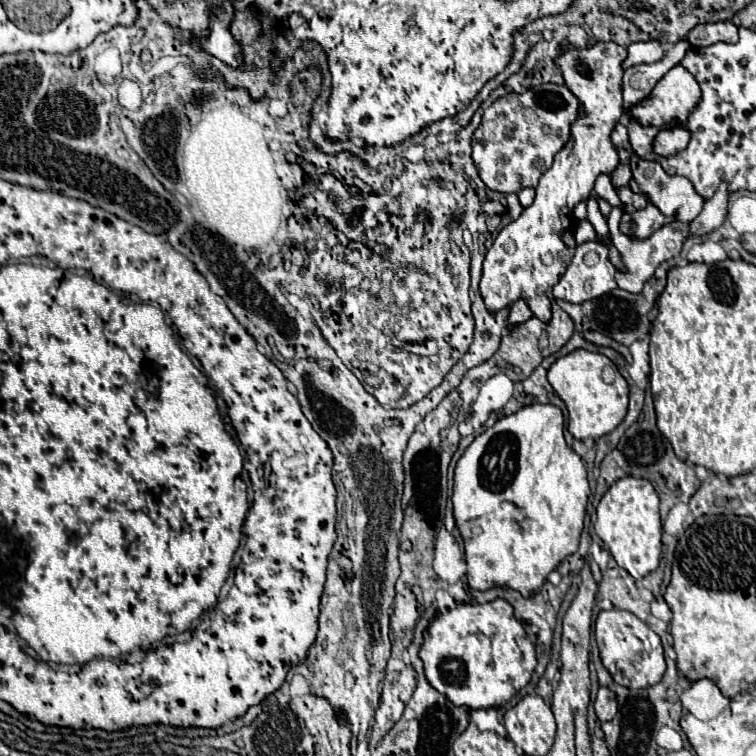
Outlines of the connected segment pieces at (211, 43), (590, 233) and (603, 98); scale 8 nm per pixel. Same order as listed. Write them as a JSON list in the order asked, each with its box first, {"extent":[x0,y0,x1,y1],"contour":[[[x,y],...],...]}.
[{"extent":[204,4,240,66],"contour":[[[224,4],[222,10],[216,12],[216,18],[210,26],[212,32],[210,32],[208,40],[204,40],[204,50],[216,58],[228,62],[230,66],[238,66],[236,54],[240,52],[240,48],[228,30],[230,18],[232,18],[232,8],[230,8],[230,4]]]},{"extent":[574,220,598,244],"contour":[[[580,220],[580,222],[578,222],[576,232],[574,232],[574,238],[576,238],[578,244],[590,242],[590,240],[598,240],[598,238],[596,238],[596,232],[594,232],[594,228],[592,228],[592,224],[590,224],[588,220]]]},{"extent":[480,42,626,322],"contour":[[[598,42],[590,48],[574,48],[572,44],[568,44],[568,46],[562,46],[560,56],[554,58],[554,64],[558,64],[568,90],[580,100],[584,116],[578,116],[578,120],[572,124],[568,144],[554,156],[552,168],[542,174],[540,184],[536,188],[534,202],[528,208],[524,208],[524,212],[520,214],[518,220],[510,222],[496,236],[494,244],[486,252],[484,272],[482,272],[482,280],[480,280],[480,294],[490,312],[496,312],[504,306],[510,306],[518,298],[524,298],[534,316],[538,316],[542,322],[550,320],[550,298],[544,292],[552,290],[552,286],[558,282],[560,274],[566,270],[566,266],[570,262],[570,250],[560,240],[560,234],[572,226],[572,210],[578,202],[590,198],[596,178],[600,174],[610,174],[620,164],[618,150],[614,148],[614,144],[610,140],[610,132],[624,112],[624,104],[622,104],[622,72],[624,72],[622,62],[624,60],[626,60],[626,48],[620,44],[614,44],[614,42]]]}]

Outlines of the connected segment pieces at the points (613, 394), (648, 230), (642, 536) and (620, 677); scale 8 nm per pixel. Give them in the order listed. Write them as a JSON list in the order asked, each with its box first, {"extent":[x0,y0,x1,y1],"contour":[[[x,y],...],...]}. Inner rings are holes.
[{"extent":[548,350,628,440],"contour":[[[574,350],[574,352],[558,358],[550,366],[548,382],[554,388],[554,392],[564,400],[566,410],[568,410],[568,432],[578,440],[586,440],[586,438],[596,440],[596,438],[612,432],[626,416],[628,382],[610,364],[612,364],[612,360],[606,358],[604,354],[588,352],[588,350]]]},{"extent":[620,204,674,240],"contour":[[[648,204],[644,210],[638,210],[634,214],[624,214],[622,216],[622,222],[620,222],[620,230],[622,234],[626,236],[632,236],[632,238],[638,238],[638,240],[644,240],[648,238],[652,232],[656,232],[660,226],[672,222],[674,218],[668,218],[668,216],[662,216],[658,212],[658,208],[654,208],[652,204]]]},{"extent":[594,476,662,578],"contour":[[[632,476],[616,480],[602,496],[596,512],[598,518],[594,530],[620,568],[626,568],[626,572],[634,578],[642,578],[658,568],[662,548],[662,522],[658,514],[658,494],[648,480]]]},{"extent":[596,608,666,688],"contour":[[[612,608],[600,612],[596,618],[596,644],[600,648],[600,658],[604,668],[612,674],[614,682],[626,688],[648,688],[658,684],[666,672],[664,648],[660,638],[632,612]]]}]

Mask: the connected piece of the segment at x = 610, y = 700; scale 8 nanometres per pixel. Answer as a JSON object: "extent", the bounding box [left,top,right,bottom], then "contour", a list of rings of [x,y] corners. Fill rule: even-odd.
{"extent":[594,688,618,722],"contour":[[[600,688],[598,696],[596,696],[596,702],[594,702],[594,710],[596,710],[596,716],[598,716],[600,722],[612,720],[616,716],[616,712],[618,712],[614,692],[610,692],[608,688]]]}

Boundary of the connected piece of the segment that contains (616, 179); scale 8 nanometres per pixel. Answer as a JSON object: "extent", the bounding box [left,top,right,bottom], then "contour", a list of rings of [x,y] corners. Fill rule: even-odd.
{"extent":[610,166,630,188],"contour":[[[618,166],[612,174],[610,174],[610,180],[612,180],[612,186],[614,188],[622,188],[622,186],[628,186],[630,182],[630,168],[628,166]]]}

